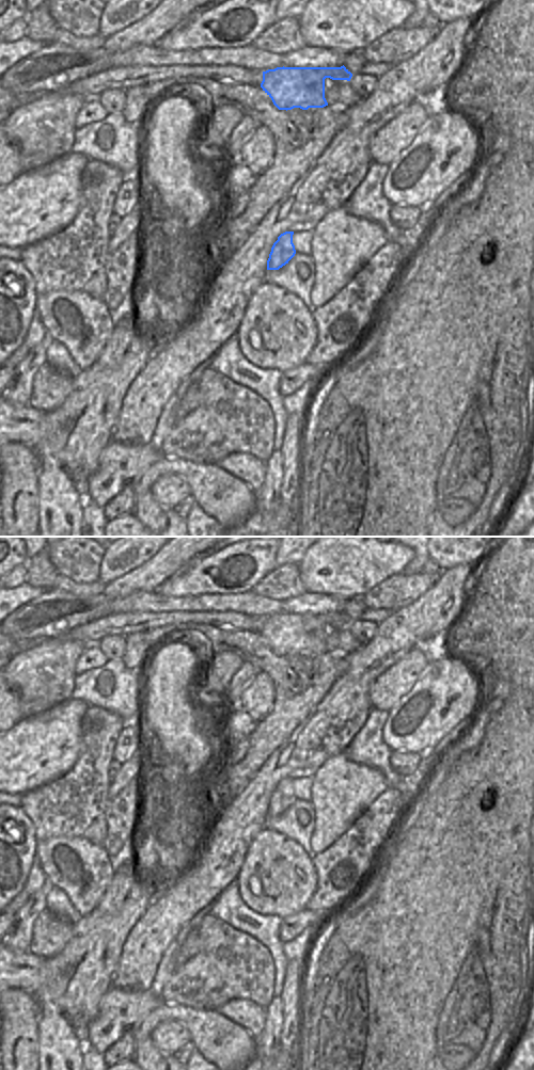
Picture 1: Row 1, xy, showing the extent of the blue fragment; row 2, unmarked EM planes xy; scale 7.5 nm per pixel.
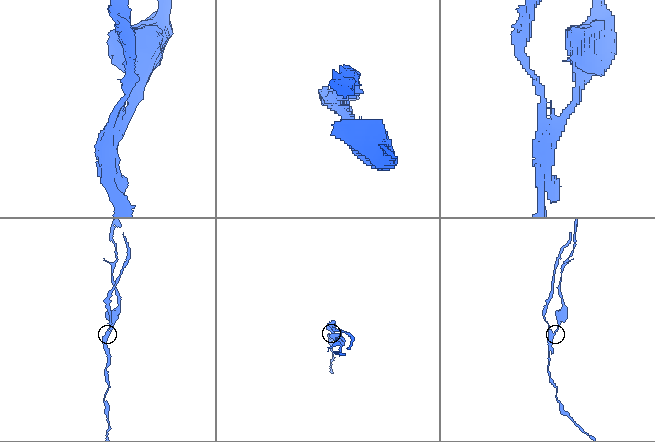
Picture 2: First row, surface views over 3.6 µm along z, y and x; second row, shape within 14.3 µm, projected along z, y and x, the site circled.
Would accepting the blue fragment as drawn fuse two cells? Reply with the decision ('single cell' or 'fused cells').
fused cells

